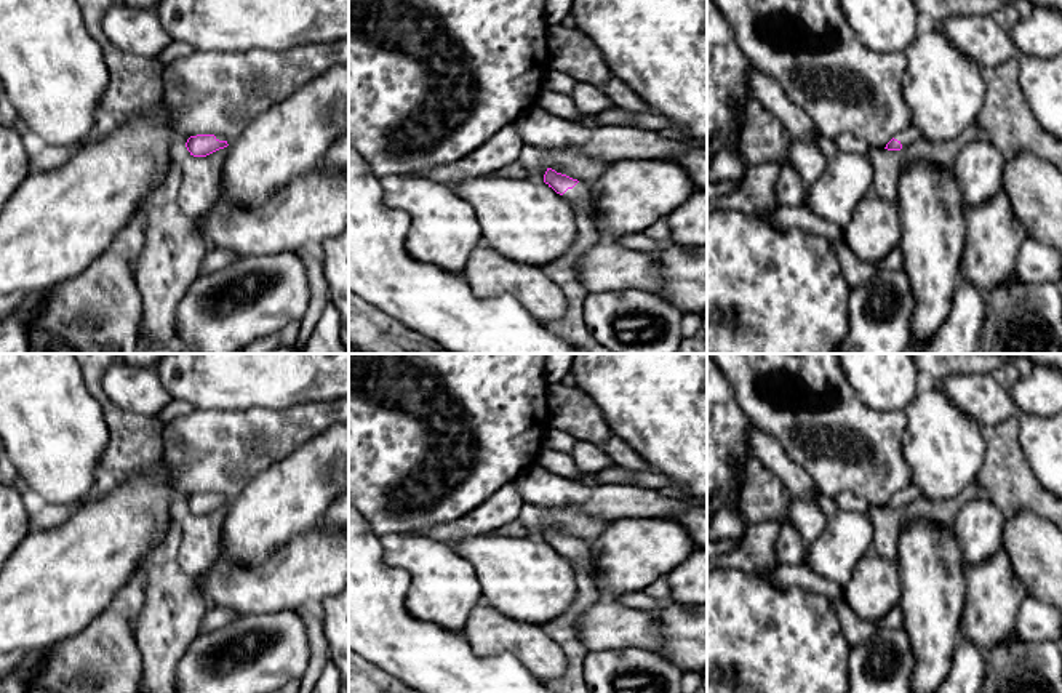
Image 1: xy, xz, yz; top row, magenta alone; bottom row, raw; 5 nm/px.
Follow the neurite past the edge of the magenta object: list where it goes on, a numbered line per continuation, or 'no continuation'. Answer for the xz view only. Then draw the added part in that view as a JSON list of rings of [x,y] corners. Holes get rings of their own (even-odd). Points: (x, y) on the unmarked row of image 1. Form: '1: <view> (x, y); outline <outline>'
1: xz (579, 554); outline [[[577,541],[573,547],[568,547],[563,555],[574,563],[576,567],[582,568],[587,575],[593,576],[593,554],[590,546],[585,541]]]

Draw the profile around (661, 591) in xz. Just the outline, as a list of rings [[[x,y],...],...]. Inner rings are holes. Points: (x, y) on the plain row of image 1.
[[[657,578],[654,583],[651,583],[646,589],[645,589],[646,595],[649,595],[651,599],[654,599],[661,608],[670,607],[673,603],[672,599],[672,587],[667,581],[667,578]]]

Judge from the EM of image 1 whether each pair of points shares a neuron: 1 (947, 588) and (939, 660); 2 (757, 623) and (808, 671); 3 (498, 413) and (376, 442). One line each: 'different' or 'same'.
1: same
2: same
3: same

